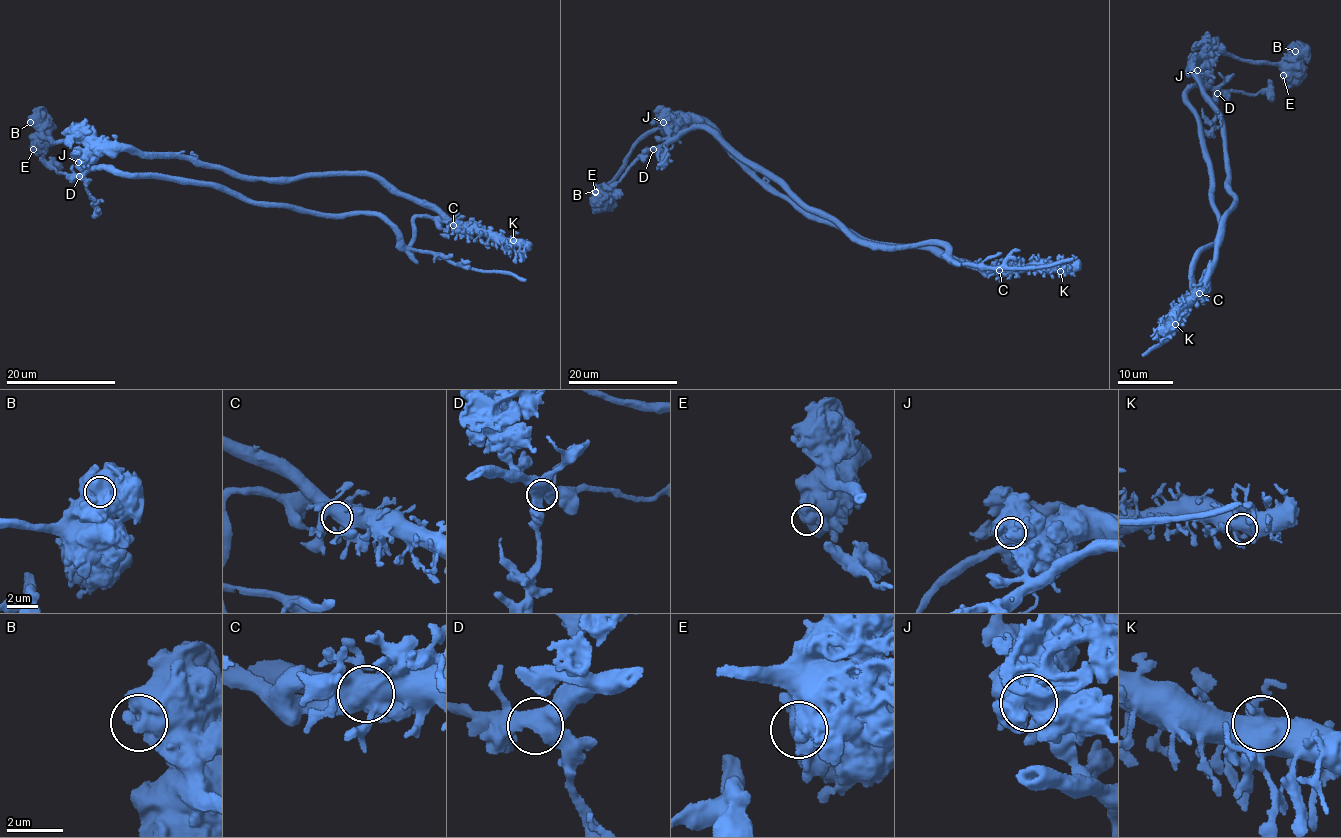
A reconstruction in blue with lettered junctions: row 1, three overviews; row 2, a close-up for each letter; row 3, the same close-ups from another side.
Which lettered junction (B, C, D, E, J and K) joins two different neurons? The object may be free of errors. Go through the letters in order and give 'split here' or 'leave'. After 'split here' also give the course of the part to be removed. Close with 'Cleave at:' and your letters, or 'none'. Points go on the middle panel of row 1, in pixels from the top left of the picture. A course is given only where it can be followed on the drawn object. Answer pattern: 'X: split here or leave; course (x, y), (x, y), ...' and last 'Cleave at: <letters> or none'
B: leave
C: split here; course (999, 271), (958, 265), (937, 243), (851, 241), (707, 129), (681, 131), (603, 185)
D: leave
E: leave
J: leave
K: leave
Cleave at: C

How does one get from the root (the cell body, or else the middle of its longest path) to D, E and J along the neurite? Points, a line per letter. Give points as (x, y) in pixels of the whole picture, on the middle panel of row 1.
D: (689, 119), (653, 149)
E: (689, 119), (653, 128), (632, 150), (621, 174), (606, 188), (595, 192)
J: (689, 119), (670, 125), (663, 122)

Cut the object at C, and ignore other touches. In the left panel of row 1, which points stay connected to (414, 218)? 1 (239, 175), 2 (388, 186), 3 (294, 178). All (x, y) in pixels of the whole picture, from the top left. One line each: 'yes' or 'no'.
1: no
2: no
3: no

